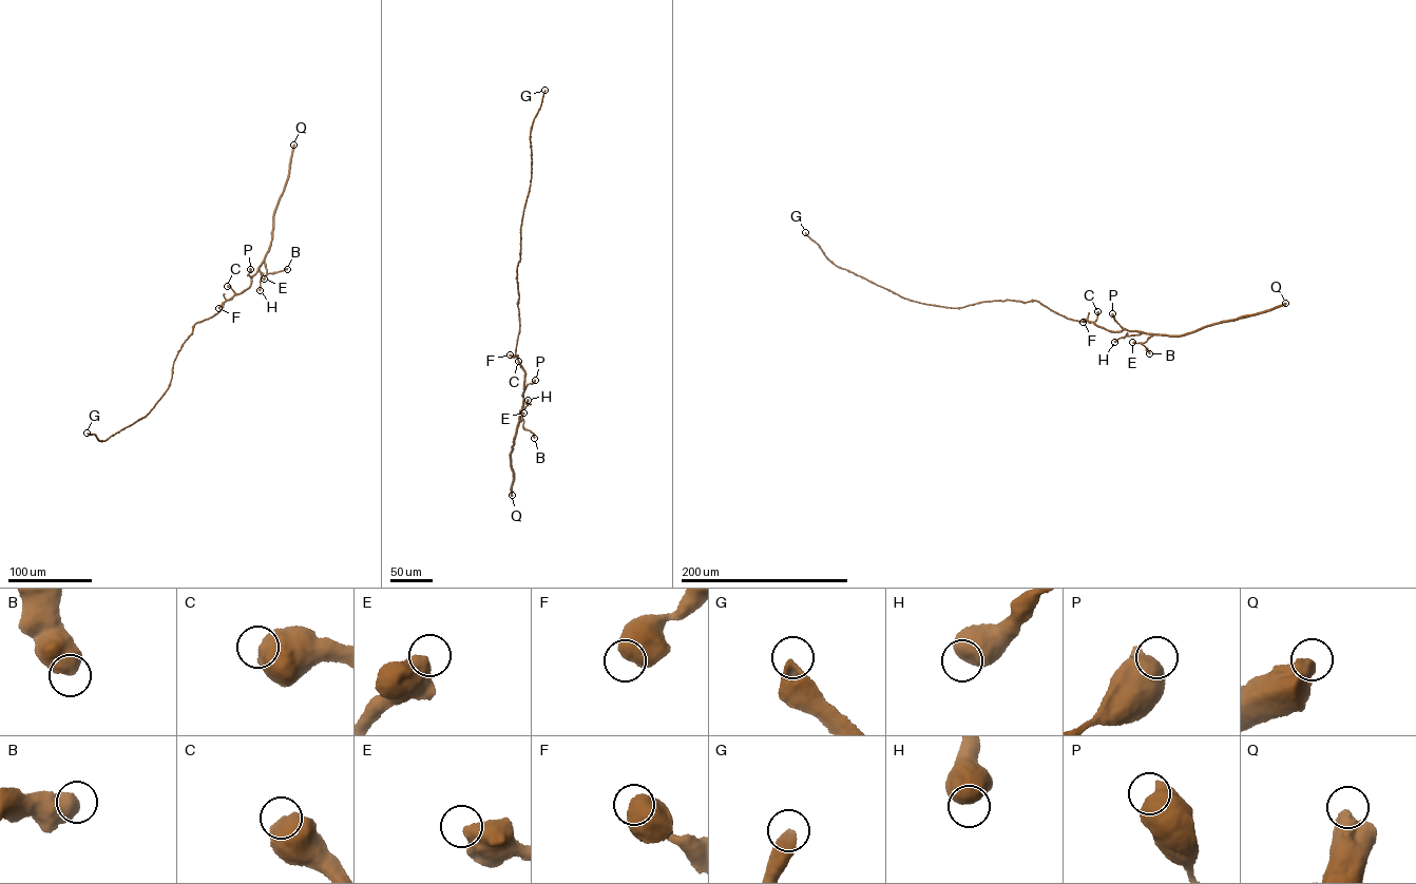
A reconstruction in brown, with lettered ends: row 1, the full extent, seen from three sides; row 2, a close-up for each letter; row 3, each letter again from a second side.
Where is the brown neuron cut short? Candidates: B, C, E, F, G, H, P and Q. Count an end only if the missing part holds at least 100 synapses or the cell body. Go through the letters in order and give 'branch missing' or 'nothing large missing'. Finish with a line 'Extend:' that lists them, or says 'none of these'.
B: nothing large missing
C: nothing large missing
E: nothing large missing
F: nothing large missing
G: branch missing
H: nothing large missing
P: nothing large missing
Q: nothing large missing
Extend: G

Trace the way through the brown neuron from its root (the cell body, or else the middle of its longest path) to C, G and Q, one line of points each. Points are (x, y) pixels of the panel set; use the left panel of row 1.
C: (202, 321), (216, 313), (234, 294), (227, 286)
G: (202, 321), (192, 326), (192, 333), (174, 361), (168, 388), (149, 412), (103, 441), (87, 433)
Q: (202, 321), (216, 313), (224, 303), (249, 286), (265, 260), (272, 239), (274, 211), (287, 180), (293, 145)

